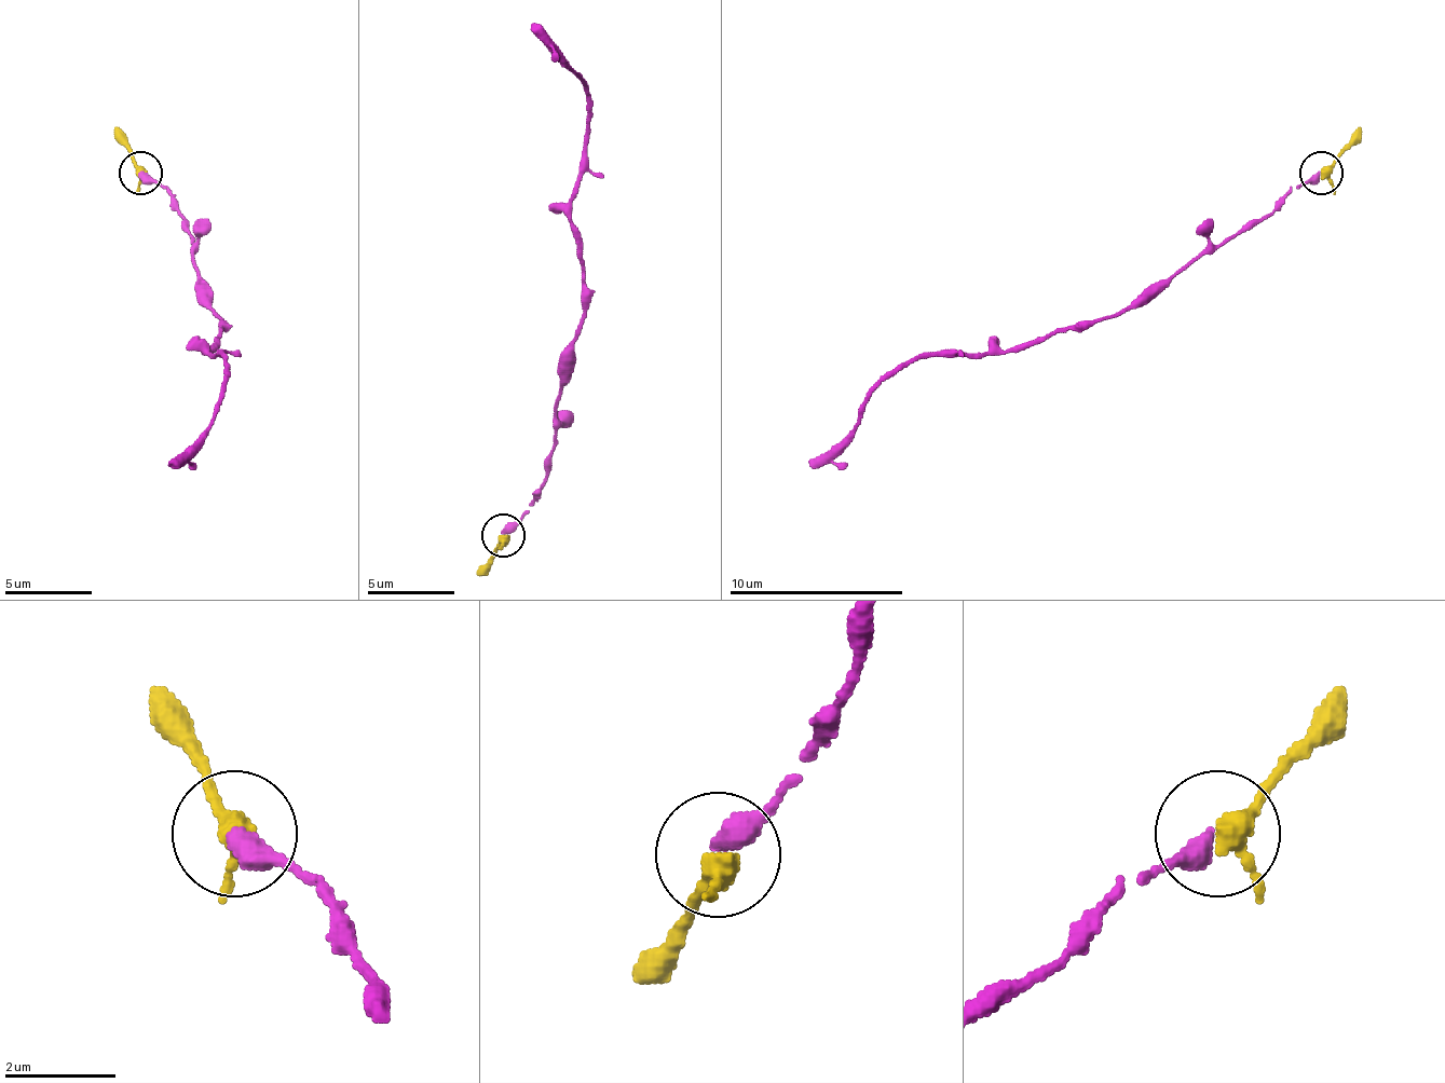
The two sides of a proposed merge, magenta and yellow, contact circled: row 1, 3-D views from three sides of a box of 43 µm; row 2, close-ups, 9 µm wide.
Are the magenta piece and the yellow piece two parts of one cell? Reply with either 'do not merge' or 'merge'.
merge

